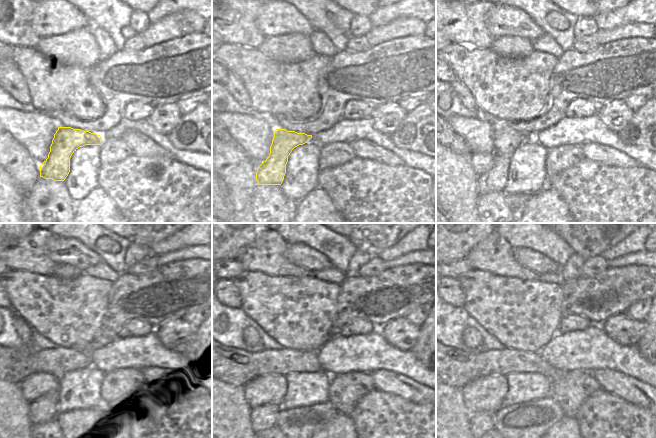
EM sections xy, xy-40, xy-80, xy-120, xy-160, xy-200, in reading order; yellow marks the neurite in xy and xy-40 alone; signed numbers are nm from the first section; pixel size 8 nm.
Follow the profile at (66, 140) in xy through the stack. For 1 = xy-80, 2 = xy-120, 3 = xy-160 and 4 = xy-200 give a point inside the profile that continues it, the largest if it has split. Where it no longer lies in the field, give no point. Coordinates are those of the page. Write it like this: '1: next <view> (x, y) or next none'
1: next xy-80 (505, 144)
2: next xy-120 (42, 410)
3: next xy-160 (263, 417)
4: next xy-200 (480, 423)

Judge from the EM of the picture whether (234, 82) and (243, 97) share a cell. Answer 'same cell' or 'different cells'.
same cell

